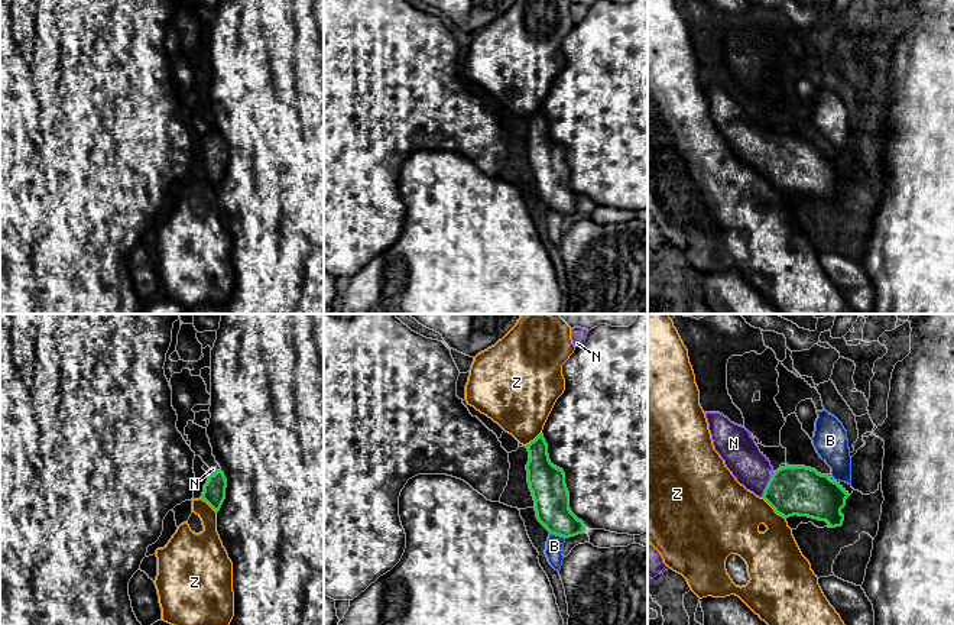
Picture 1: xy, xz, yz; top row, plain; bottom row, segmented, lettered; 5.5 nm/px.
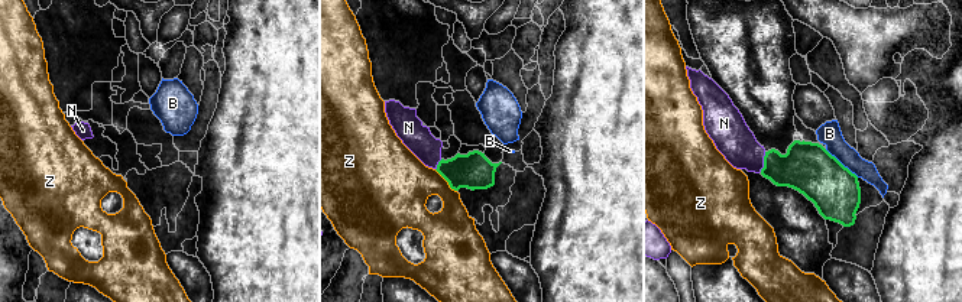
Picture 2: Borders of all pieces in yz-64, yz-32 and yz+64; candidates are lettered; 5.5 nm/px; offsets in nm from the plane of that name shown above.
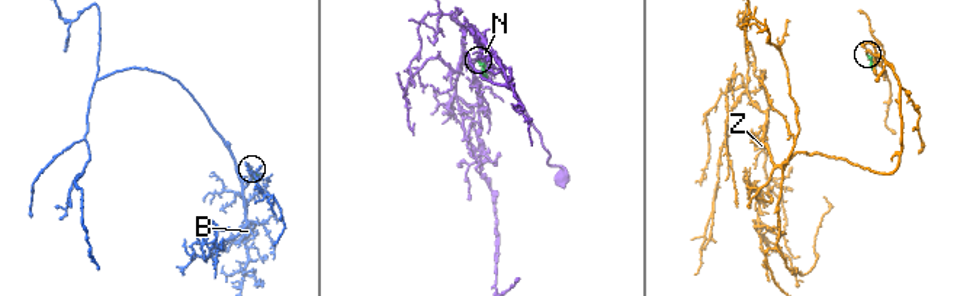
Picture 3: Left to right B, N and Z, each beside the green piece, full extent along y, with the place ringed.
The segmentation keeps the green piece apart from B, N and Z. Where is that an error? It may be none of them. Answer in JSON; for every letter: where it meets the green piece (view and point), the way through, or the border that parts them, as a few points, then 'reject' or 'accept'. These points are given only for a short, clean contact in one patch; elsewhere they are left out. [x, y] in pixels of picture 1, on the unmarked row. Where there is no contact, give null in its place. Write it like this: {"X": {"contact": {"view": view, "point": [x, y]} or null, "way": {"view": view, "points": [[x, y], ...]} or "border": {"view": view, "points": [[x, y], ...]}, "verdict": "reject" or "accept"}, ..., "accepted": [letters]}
{"B": {"contact": {"view": "xz", "point": [557, 210]}, "border": {"view": "xz", "points": [[549, 207], [564, 214]]}, "verdict": "reject"}, "N": {"contact": {"view": "yz", "point": [768, 161]}, "way": {"view": "yz", "points": [[801, 167], [787, 167], [768, 161], [742, 132]]}, "verdict": "accept"}, "Z": {"contact": {"view": "yz", "point": [774, 184]}, "border": {"view": "yz", "points": [[762, 174], [785, 196]]}, "verdict": "reject"}, "accepted": ["N"]}

